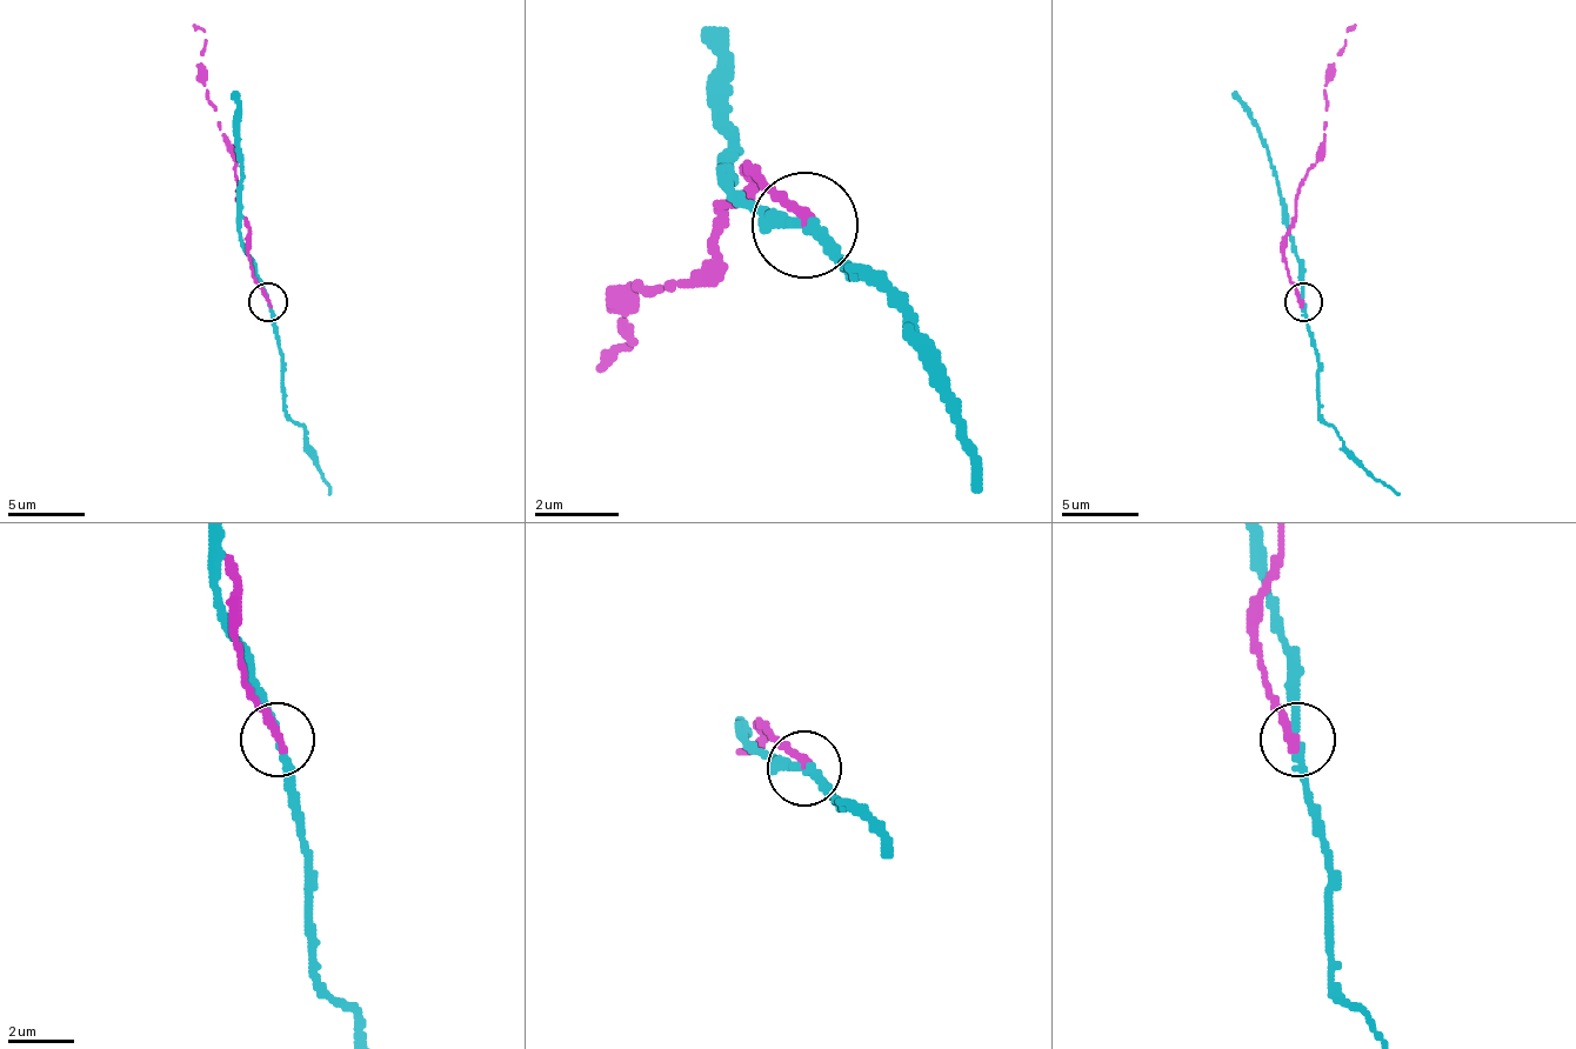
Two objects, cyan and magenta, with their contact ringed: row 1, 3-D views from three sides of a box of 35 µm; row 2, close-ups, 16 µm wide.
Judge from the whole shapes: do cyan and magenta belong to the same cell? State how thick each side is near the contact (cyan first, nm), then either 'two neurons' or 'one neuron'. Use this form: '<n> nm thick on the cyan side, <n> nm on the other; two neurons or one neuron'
260 nm thick on the cyan side, 340 nm on the other; two neurons

